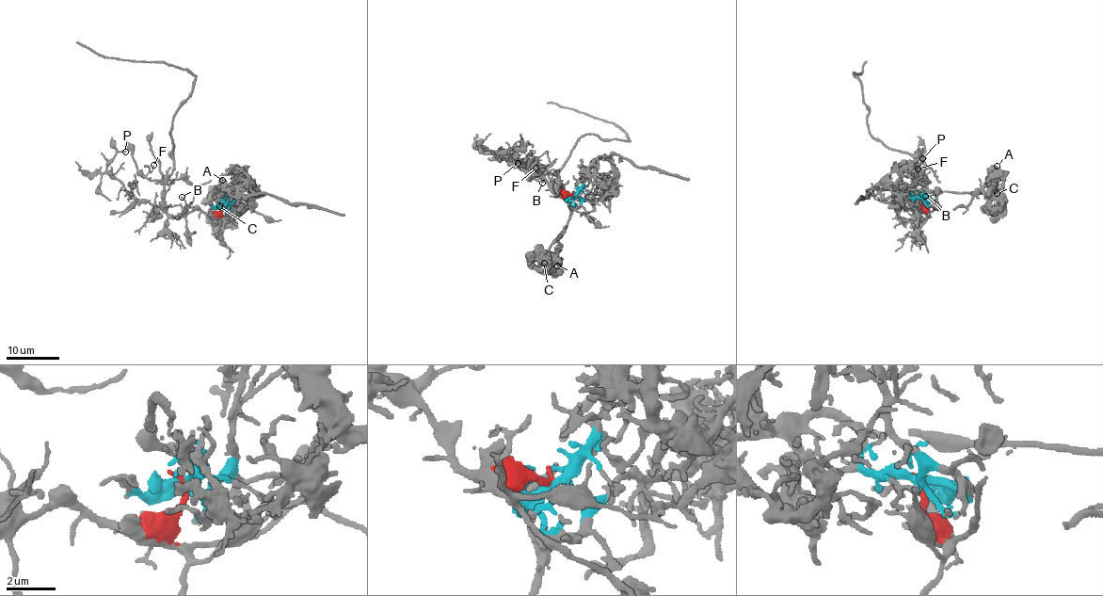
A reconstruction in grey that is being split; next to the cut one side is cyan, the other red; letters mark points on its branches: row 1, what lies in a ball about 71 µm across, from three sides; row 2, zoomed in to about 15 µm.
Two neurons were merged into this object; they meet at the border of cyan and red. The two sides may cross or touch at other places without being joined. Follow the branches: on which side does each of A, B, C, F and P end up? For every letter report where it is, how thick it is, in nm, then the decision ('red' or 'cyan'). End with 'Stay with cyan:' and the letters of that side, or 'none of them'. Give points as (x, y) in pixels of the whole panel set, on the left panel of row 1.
A: place (222, 180); calibre 480 nm; cyan
B: place (182, 197); calibre 140 nm; red
C: place (219, 206); calibre 220 nm; cyan
F: place (153, 165); calibre 110 nm; red
P: place (125, 152); calibre 200 nm; red
Stay with cyan: A, C

